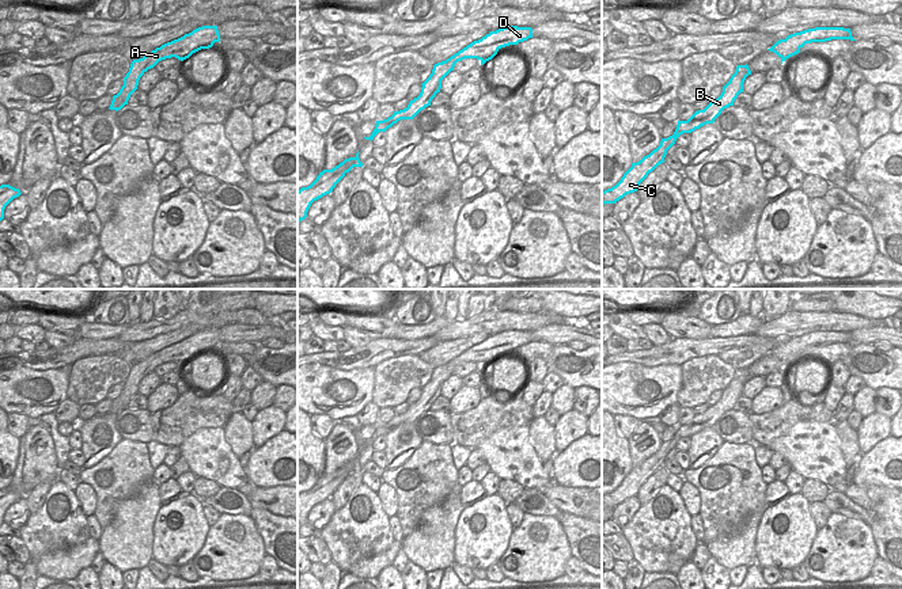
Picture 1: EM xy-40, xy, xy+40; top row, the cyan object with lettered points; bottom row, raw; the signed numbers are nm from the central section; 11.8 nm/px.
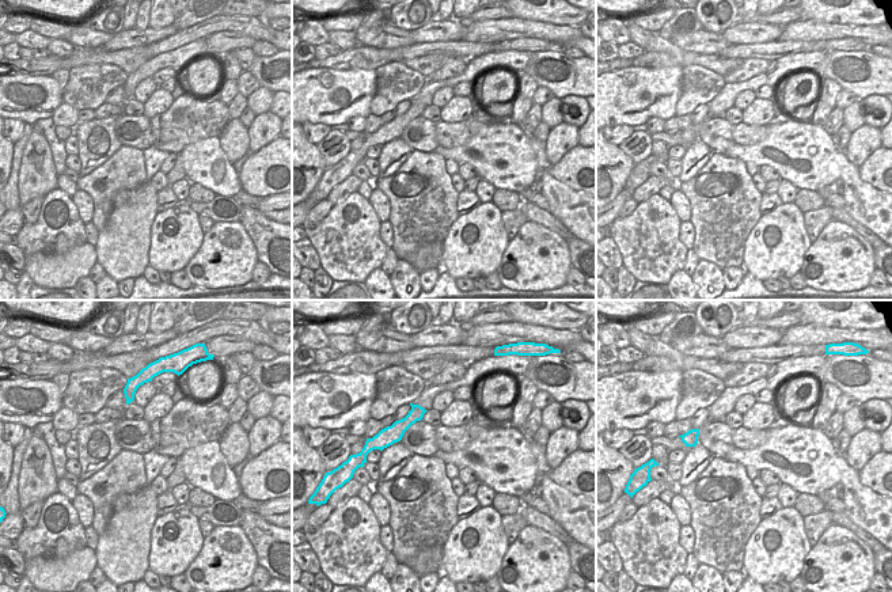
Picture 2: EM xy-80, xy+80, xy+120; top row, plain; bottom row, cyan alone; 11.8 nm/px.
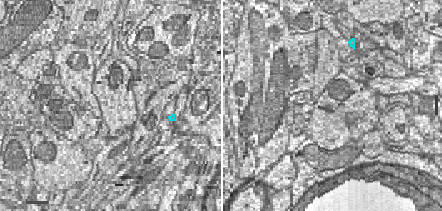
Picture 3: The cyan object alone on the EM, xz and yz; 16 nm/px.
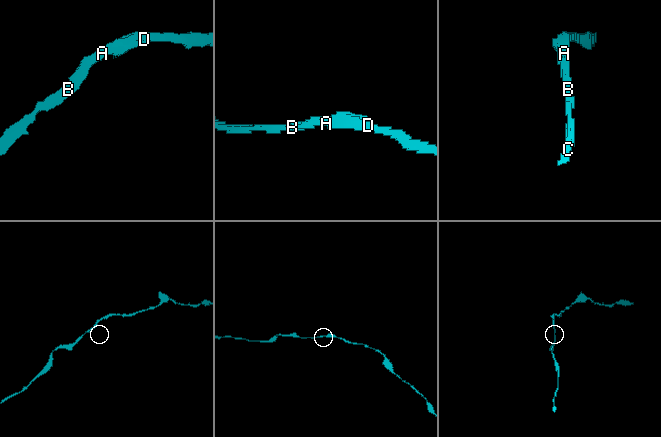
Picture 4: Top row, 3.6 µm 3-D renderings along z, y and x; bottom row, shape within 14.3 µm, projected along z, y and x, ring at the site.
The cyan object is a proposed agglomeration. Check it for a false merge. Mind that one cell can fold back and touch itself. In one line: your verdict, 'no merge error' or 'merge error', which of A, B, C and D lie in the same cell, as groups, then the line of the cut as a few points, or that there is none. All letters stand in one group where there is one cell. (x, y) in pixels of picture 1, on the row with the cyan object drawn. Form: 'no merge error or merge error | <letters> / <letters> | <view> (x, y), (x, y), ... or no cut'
no merge error | A B C D | no cut

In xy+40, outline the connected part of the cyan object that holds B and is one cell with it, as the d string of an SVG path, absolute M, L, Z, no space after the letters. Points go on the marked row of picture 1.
M738 65L729 81L723 87L721 95L710 102L704 110L696 111L687 121L678 121L672 136L662 138L660 145L640 162L632 163L632 167L624 174L621 180L602 191L602 205L615 204L626 194L637 191L640 183L652 172L659 164L664 163L667 151L675 144L676 138L683 133L691 133L706 124L713 124L721 111L734 106L735 99L743 92L743 83L751 75L748 65Z

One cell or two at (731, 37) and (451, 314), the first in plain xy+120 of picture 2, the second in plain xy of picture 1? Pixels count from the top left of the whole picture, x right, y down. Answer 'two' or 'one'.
two

